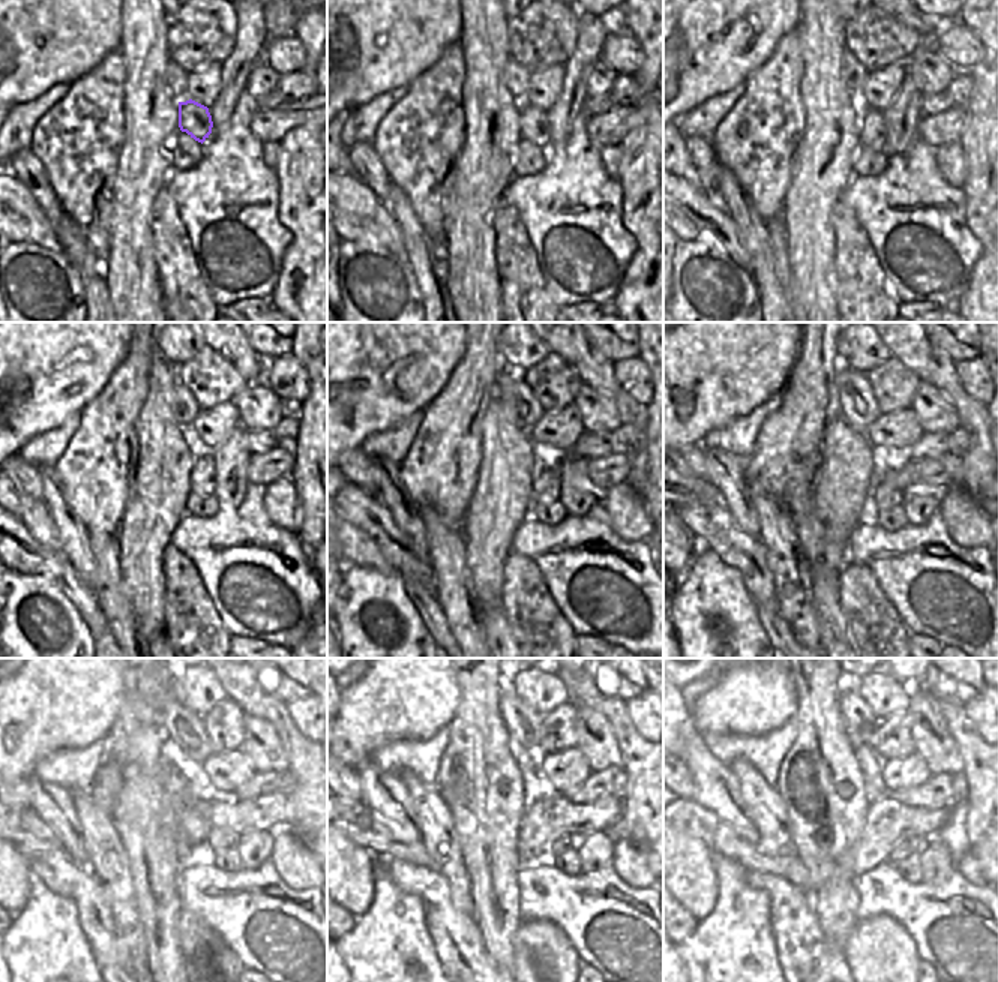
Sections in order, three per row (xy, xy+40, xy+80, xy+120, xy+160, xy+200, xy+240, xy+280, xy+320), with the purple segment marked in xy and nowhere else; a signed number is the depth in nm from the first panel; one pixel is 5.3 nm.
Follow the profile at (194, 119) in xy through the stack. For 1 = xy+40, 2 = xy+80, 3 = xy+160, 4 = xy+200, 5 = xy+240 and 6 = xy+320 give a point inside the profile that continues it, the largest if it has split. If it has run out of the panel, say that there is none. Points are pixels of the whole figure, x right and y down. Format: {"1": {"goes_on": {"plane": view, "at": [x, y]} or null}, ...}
{"1": {"goes_on": {"plane": "xy+40", "at": [533, 123]}}, "2": {"goes_on": {"plane": "xy+80", "at": [872, 131]}}, "3": {"goes_on": {"plane": "xy+160", "at": [545, 480]}}, "4": {"goes_on": {"plane": "xy+200", "at": [884, 495]}}, "5": {"goes_on": {"plane": "xy+240", "at": [218, 837]}}, "6": {"goes_on": {"plane": "xy+320", "at": [904, 849]}}}

